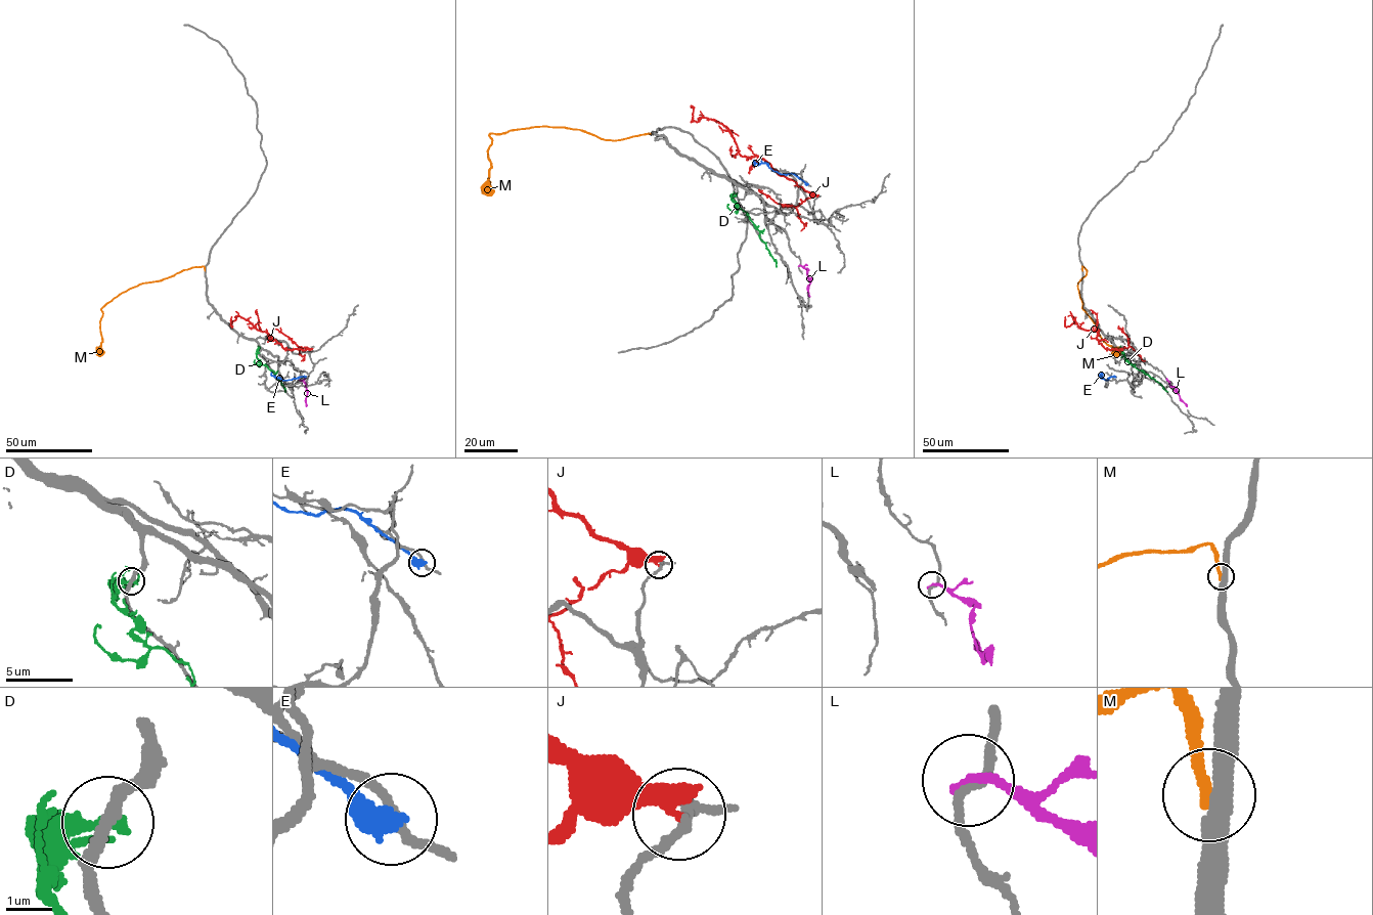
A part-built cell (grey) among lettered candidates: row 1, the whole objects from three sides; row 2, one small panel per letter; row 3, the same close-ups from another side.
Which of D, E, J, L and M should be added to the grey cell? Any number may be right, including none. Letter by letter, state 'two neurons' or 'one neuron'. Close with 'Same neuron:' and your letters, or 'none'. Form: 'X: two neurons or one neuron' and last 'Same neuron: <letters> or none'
D: two neurons
E: two neurons
J: two neurons
L: two neurons
M: one neuron
Same neuron: M

